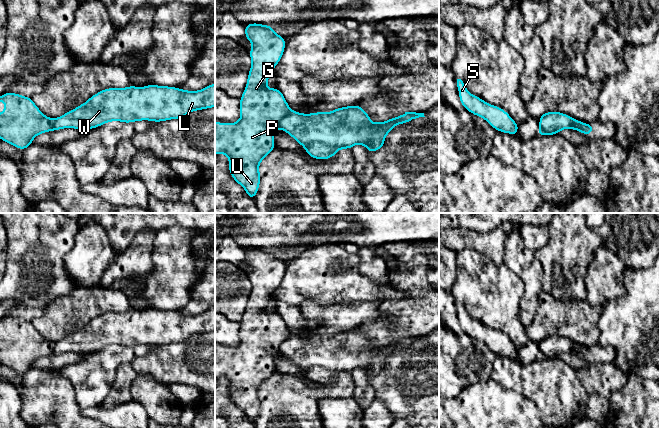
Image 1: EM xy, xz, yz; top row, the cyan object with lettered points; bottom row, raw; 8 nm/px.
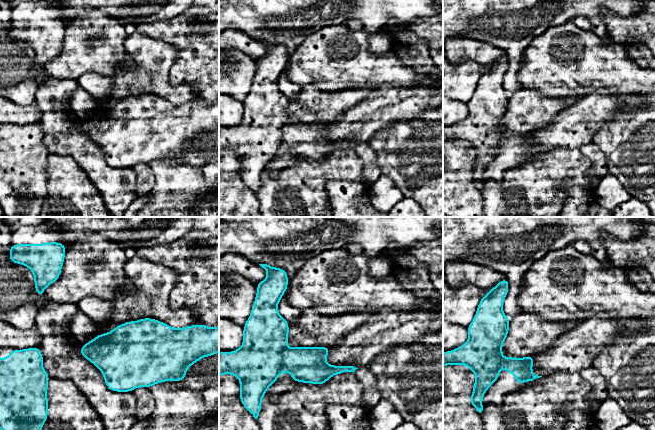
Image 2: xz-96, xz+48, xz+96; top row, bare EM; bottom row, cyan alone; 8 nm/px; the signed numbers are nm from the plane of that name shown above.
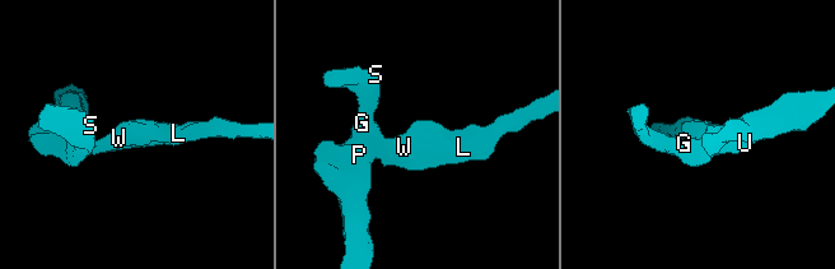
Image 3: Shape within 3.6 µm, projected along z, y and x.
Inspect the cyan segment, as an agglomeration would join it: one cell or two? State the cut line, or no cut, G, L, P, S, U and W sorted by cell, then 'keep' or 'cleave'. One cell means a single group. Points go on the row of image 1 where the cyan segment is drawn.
cut xz (291, 110), (278, 125); groups G P S U / L W; cleave

